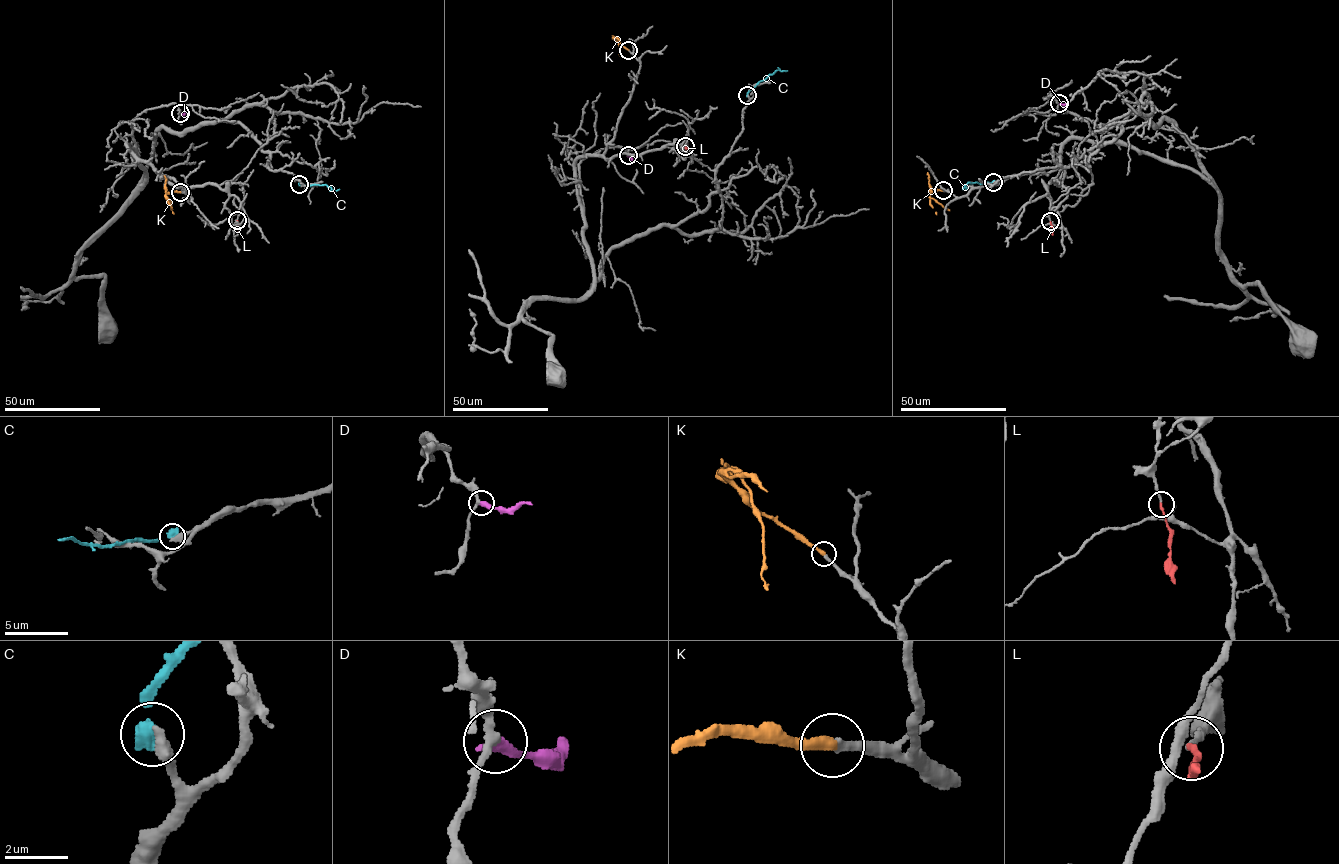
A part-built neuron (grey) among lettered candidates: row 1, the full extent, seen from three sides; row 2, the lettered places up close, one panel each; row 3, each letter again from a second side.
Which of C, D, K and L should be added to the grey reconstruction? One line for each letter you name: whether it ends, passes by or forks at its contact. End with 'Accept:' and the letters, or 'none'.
D: It ends there
K: It ends there
L: It ends there
Accept: D, K, L

